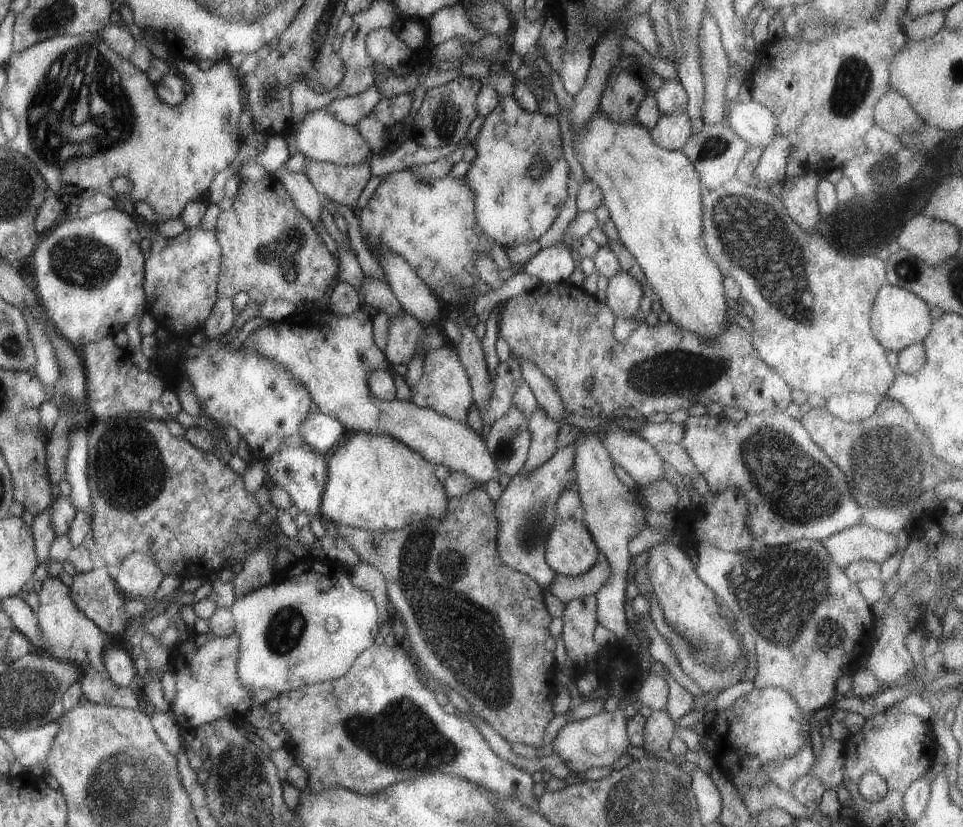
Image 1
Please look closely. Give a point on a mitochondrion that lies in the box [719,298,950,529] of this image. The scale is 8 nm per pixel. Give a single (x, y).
(794, 484)

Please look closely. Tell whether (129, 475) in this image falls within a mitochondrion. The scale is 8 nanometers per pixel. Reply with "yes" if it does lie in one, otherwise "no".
yes

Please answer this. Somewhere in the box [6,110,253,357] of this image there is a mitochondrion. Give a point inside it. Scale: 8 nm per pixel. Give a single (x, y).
(83, 262)

